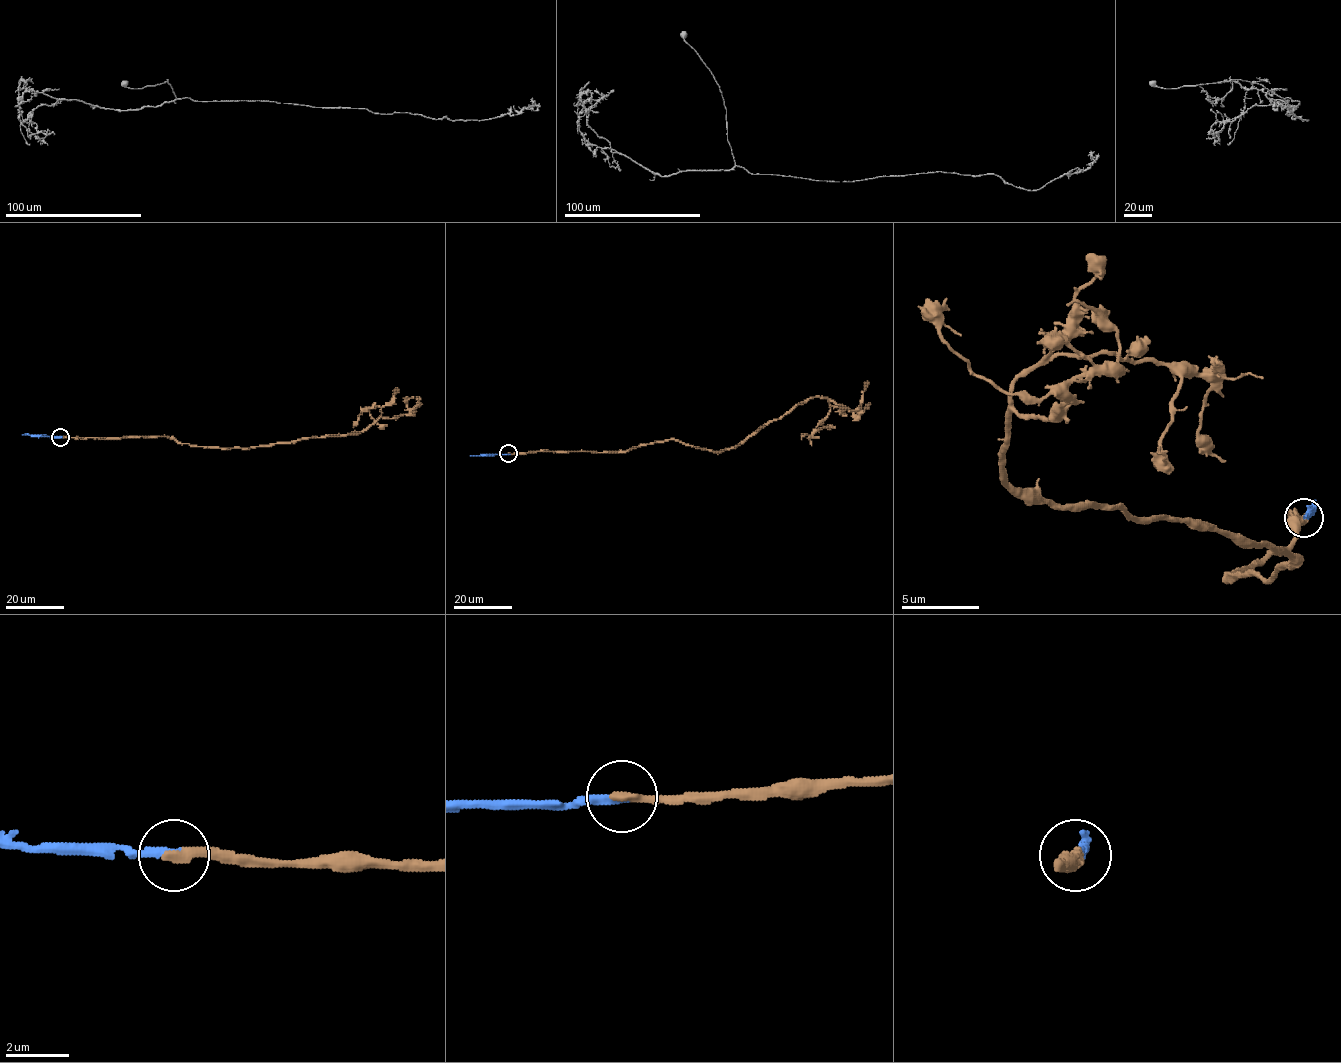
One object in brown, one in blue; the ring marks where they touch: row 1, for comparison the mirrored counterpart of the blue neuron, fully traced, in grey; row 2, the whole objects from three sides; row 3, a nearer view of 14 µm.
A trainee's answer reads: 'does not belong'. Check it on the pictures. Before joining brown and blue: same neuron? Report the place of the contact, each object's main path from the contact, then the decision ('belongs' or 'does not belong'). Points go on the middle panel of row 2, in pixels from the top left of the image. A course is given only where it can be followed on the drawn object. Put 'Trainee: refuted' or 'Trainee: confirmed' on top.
Trainee: refuted
(508, 453) | brown via (509, 454), (621, 451), (668, 440), (719, 451), (736, 447), (810, 398), (829, 399), (830, 411), (801, 439) | blue via (509, 454), (470, 456) | belongs

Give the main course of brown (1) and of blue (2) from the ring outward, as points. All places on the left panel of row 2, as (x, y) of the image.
1: (61, 437), (173, 437), (192, 446), (246, 449), (357, 434), (378, 418), (382, 406), (367, 408), (353, 426)
2: (61, 437), (22, 434)

